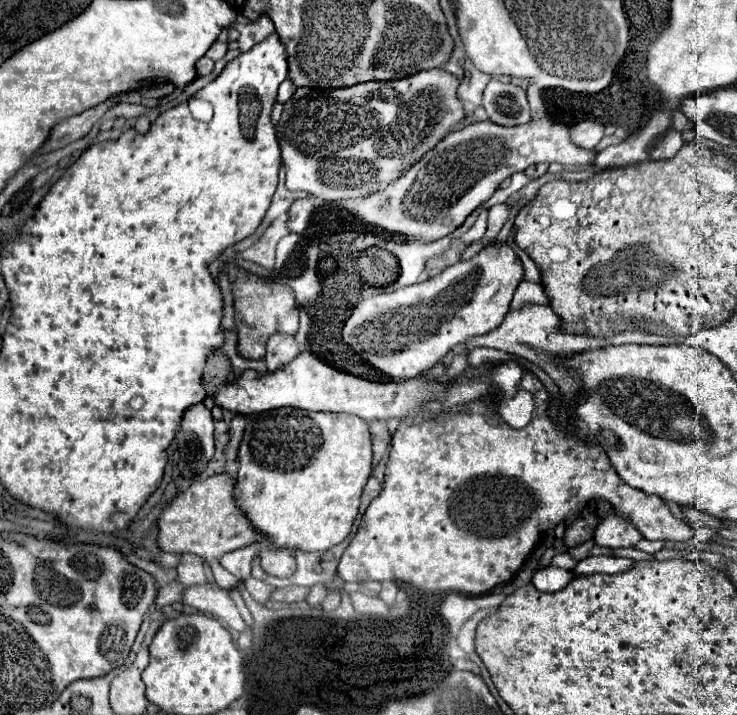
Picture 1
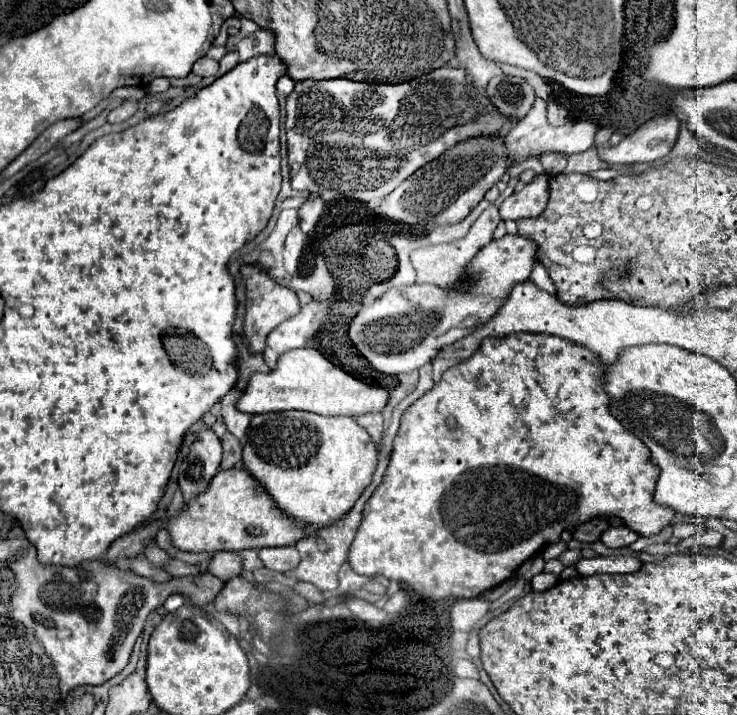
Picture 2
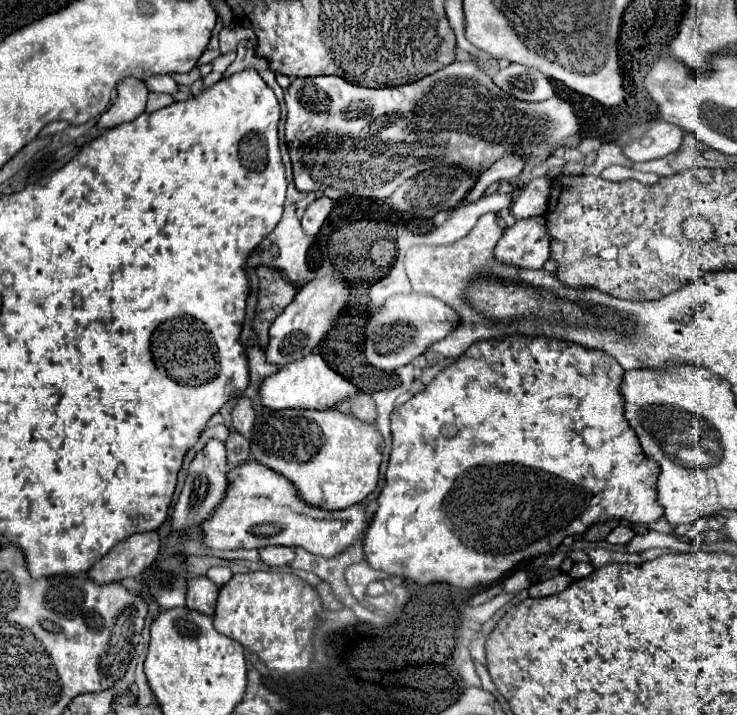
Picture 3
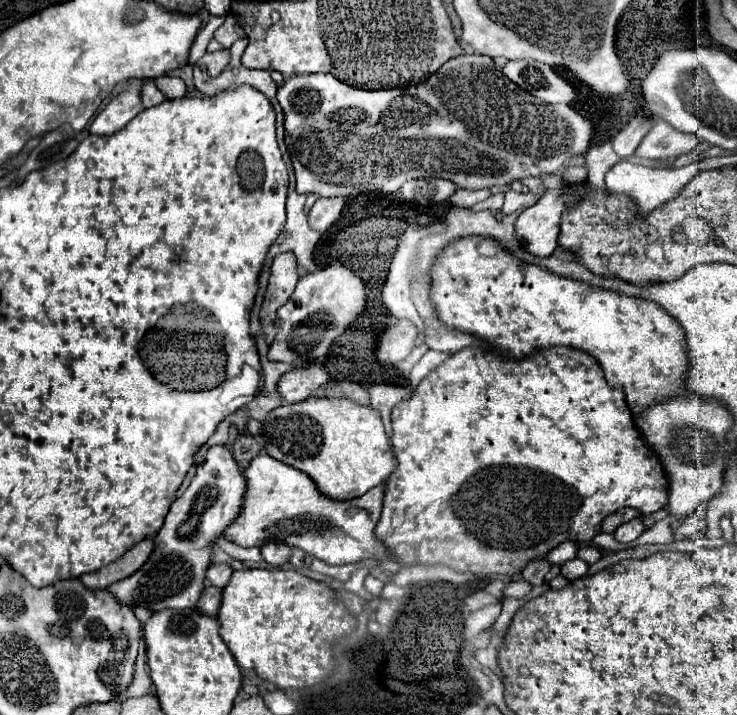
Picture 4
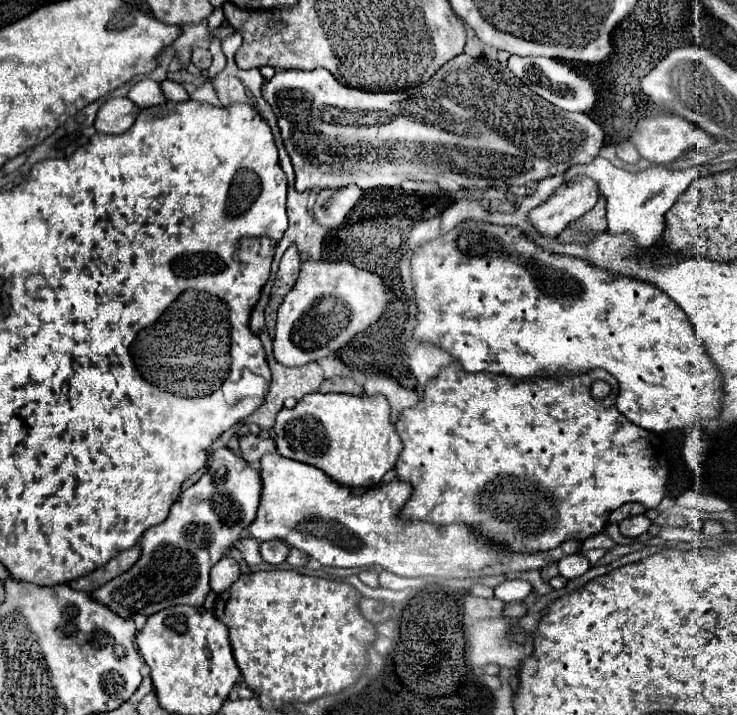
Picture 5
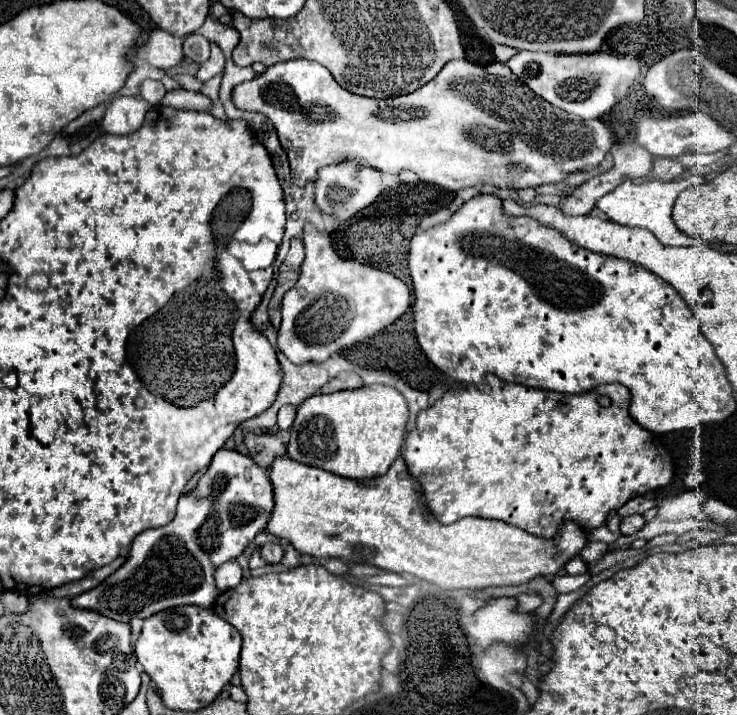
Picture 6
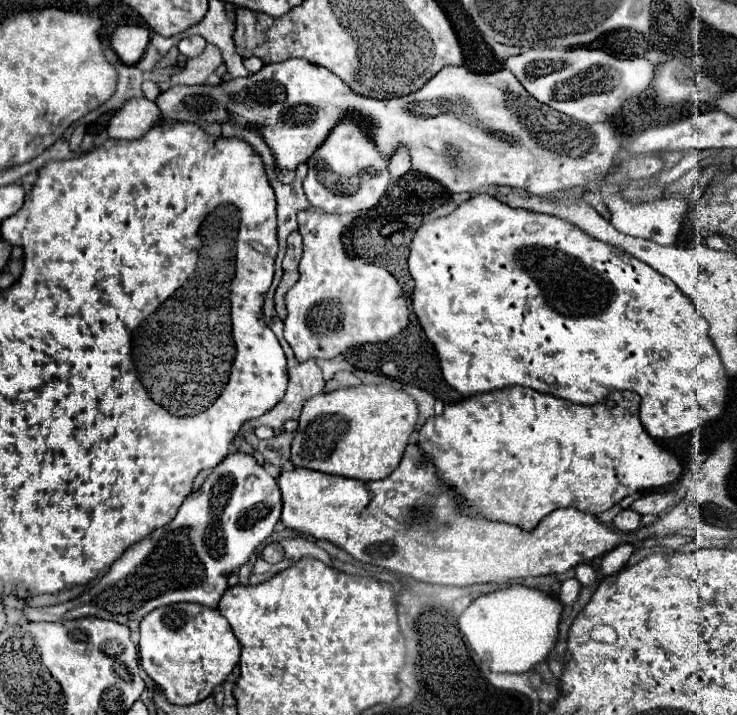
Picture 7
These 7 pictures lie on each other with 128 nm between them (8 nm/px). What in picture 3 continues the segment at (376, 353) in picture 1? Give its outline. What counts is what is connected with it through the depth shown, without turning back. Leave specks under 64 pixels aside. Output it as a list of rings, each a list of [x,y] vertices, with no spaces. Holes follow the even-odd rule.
[[[544,216],[518,220],[512,228],[506,228],[494,248],[494,258],[518,268],[542,268],[550,258],[550,236],[544,220]],[[406,294],[394,296],[384,302],[382,308],[372,312],[364,324],[364,354],[372,366],[392,366],[392,372],[400,366],[414,362],[434,342],[446,338],[458,326],[456,312],[434,296]]]

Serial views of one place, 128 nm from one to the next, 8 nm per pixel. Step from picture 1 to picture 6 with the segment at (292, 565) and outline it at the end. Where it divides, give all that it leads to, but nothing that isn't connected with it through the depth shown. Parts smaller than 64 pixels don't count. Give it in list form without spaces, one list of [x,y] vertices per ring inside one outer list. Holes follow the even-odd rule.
[[[266,542],[266,544],[260,548],[260,554],[262,554],[262,558],[264,558],[268,564],[276,564],[276,562],[282,560],[284,550],[282,550],[282,546],[280,546],[278,542]]]

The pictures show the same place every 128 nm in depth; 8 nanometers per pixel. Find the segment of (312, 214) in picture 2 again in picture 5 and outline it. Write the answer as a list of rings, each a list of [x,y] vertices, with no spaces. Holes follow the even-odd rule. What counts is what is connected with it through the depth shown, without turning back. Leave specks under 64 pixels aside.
[[[354,186],[320,192],[314,204],[314,220],[324,228],[340,226],[362,194],[364,190]]]

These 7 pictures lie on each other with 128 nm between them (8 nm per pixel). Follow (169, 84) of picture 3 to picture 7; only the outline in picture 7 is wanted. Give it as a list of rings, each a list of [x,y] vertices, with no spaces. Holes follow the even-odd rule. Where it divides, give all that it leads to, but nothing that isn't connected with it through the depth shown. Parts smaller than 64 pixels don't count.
[[[290,58],[278,64],[262,66],[260,72],[246,78],[220,82],[216,86],[172,86],[156,98],[156,104],[168,120],[196,122],[198,126],[212,122],[234,122],[240,126],[260,128],[266,144],[274,152],[280,172],[278,176],[288,184],[294,182],[298,164],[308,162],[316,148],[324,144],[332,128],[344,116],[352,114],[360,118],[366,136],[386,160],[390,160],[400,146],[406,146],[412,158],[412,168],[440,182],[450,192],[474,194],[474,188],[480,186],[510,186],[524,188],[540,198],[552,198],[572,186],[602,184],[610,172],[610,160],[614,160],[620,150],[620,132],[616,126],[610,122],[592,126],[578,124],[570,116],[540,104],[524,90],[508,68],[500,68],[490,74],[476,74],[466,66],[448,66],[414,94],[392,100],[374,100],[352,94],[350,88],[324,66],[316,66],[304,58]]]

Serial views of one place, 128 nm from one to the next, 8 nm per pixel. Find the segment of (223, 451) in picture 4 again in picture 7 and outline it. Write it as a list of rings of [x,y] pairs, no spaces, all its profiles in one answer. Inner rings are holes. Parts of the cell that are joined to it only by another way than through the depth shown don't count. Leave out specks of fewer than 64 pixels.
[[[242,452],[228,454],[212,470],[202,488],[184,498],[176,518],[168,526],[162,526],[150,532],[140,542],[132,544],[102,578],[92,582],[92,586],[82,596],[48,608],[26,606],[22,614],[28,620],[44,620],[44,622],[96,616],[126,624],[130,620],[142,620],[154,608],[178,602],[196,602],[206,608],[216,608],[224,590],[228,588],[228,574],[246,564],[254,548],[272,534],[276,522],[280,520],[280,512],[282,512],[282,496],[276,480],[256,462],[254,456]]]

